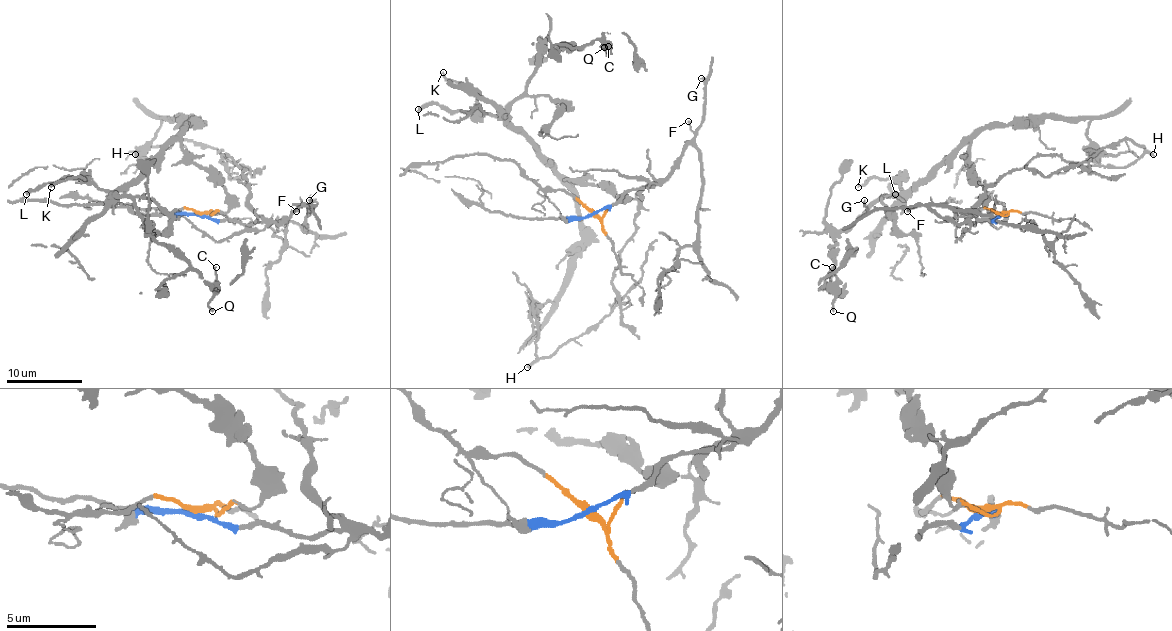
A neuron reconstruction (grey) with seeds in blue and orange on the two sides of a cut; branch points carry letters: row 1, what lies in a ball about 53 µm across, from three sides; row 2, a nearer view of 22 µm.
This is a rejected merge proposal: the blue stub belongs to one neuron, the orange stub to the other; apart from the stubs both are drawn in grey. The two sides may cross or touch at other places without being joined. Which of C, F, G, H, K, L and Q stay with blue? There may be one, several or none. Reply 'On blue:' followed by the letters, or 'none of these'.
On blue: F, G

